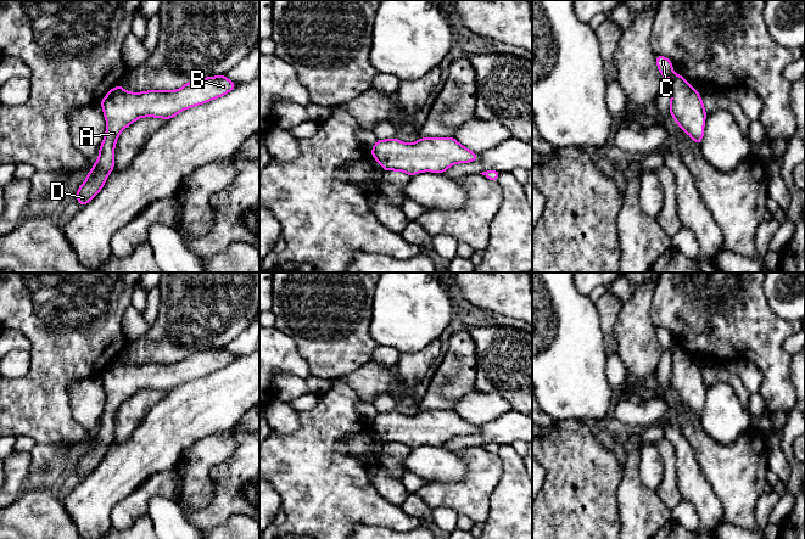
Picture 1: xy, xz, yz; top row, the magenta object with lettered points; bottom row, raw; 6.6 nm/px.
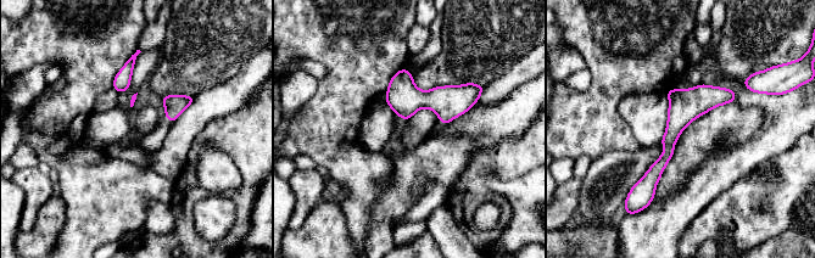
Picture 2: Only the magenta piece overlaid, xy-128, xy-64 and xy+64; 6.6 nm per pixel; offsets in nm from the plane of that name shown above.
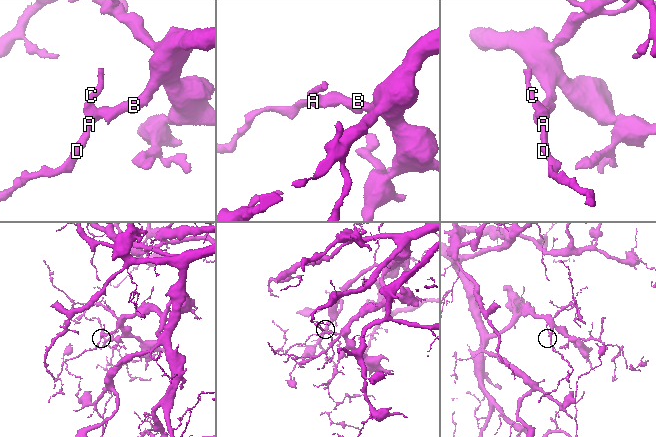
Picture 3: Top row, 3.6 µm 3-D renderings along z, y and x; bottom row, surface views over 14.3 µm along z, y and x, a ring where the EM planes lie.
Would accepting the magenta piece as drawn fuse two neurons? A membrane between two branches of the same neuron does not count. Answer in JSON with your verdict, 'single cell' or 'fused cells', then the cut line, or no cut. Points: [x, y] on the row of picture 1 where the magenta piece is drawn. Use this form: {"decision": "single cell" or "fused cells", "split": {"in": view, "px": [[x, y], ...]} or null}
{"decision": "single cell", "split": null}

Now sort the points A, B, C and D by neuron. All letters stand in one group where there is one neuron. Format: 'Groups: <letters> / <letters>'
Groups: A B C D

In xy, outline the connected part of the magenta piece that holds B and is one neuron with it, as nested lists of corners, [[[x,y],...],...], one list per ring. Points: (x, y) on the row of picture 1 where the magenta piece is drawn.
[[[225,75],[200,78],[184,84],[179,90],[150,90],[128,92],[117,85],[101,100],[107,123],[99,159],[77,191],[77,201],[84,207],[102,189],[114,168],[114,145],[122,130],[141,117],[170,119],[179,112],[227,95],[239,84]]]

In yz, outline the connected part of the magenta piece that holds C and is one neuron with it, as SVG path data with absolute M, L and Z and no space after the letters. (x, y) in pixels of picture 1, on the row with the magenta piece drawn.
M655 56L655 62L663 78L671 79L670 113L672 118L697 145L700 145L708 113L704 110L699 92L681 74L673 74L672 63L667 57Z

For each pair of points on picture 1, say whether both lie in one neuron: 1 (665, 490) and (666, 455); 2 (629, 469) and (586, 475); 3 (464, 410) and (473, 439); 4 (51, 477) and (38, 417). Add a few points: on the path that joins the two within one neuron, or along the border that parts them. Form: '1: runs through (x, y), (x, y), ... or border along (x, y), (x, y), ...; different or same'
1: runs through (669, 482), (669, 464); same
2: border along (622, 466), (615, 498); different
3: border along (503, 414), (476, 426); different
4: border along (35, 442), (52, 442), (71, 449); different

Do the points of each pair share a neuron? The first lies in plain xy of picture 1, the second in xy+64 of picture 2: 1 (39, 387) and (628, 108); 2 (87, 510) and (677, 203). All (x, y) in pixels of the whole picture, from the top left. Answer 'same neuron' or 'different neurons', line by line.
1: different neurons
2: same neuron

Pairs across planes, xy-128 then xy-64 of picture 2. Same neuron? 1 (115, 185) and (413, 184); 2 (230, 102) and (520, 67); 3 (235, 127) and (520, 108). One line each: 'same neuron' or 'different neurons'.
1: different neurons
2: same neuron
3: different neurons

